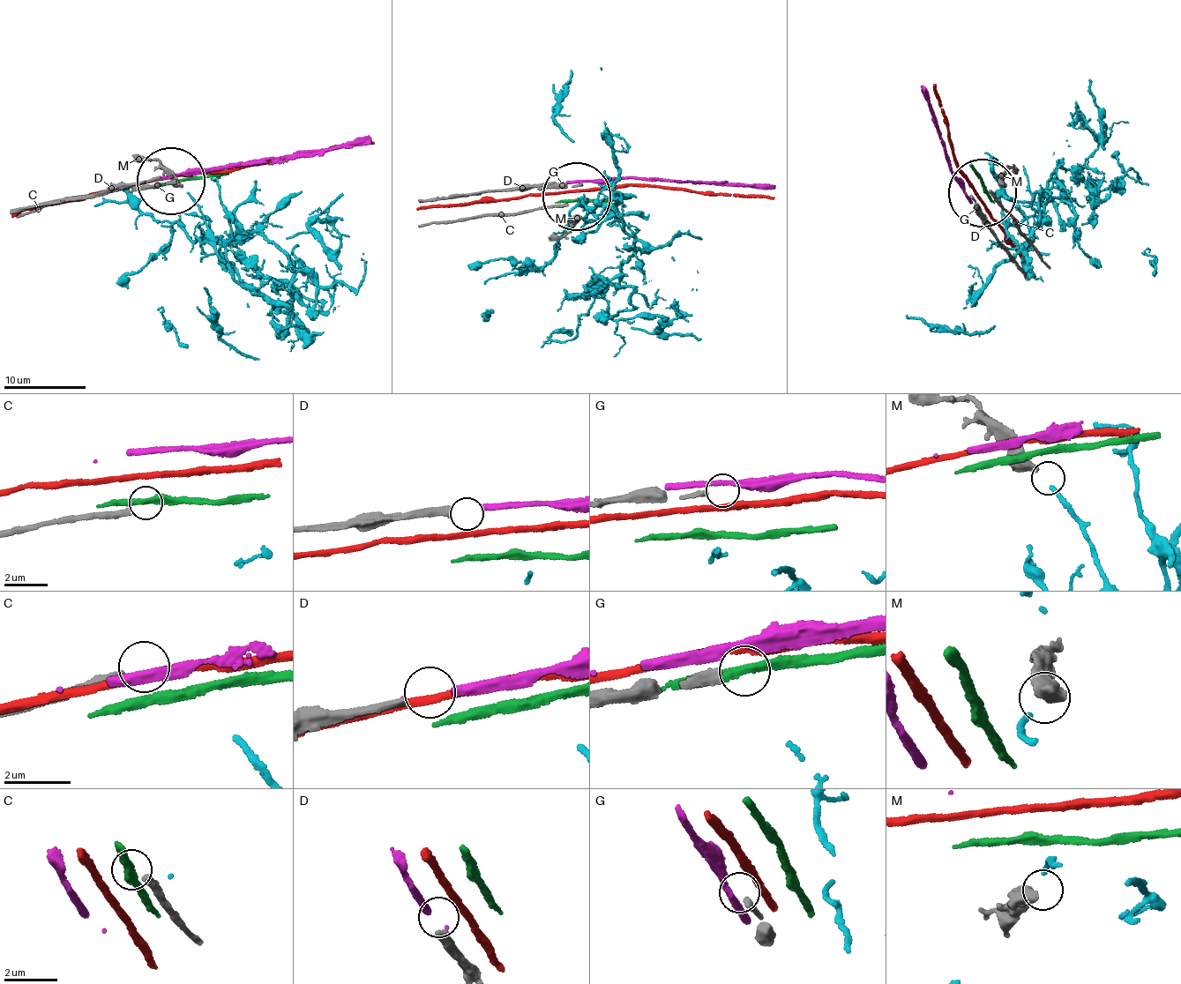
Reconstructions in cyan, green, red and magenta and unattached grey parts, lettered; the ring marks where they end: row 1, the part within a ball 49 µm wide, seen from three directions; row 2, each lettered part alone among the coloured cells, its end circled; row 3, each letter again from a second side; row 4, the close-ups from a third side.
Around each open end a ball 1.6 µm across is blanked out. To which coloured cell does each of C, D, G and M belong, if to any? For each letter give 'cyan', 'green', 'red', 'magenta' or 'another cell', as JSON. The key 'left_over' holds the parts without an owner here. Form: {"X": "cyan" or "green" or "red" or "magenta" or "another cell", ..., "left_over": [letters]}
{"C": "another cell", "D": "magenta", "G": "another cell", "M": "cyan", "left_over": ["C", "G"]}

